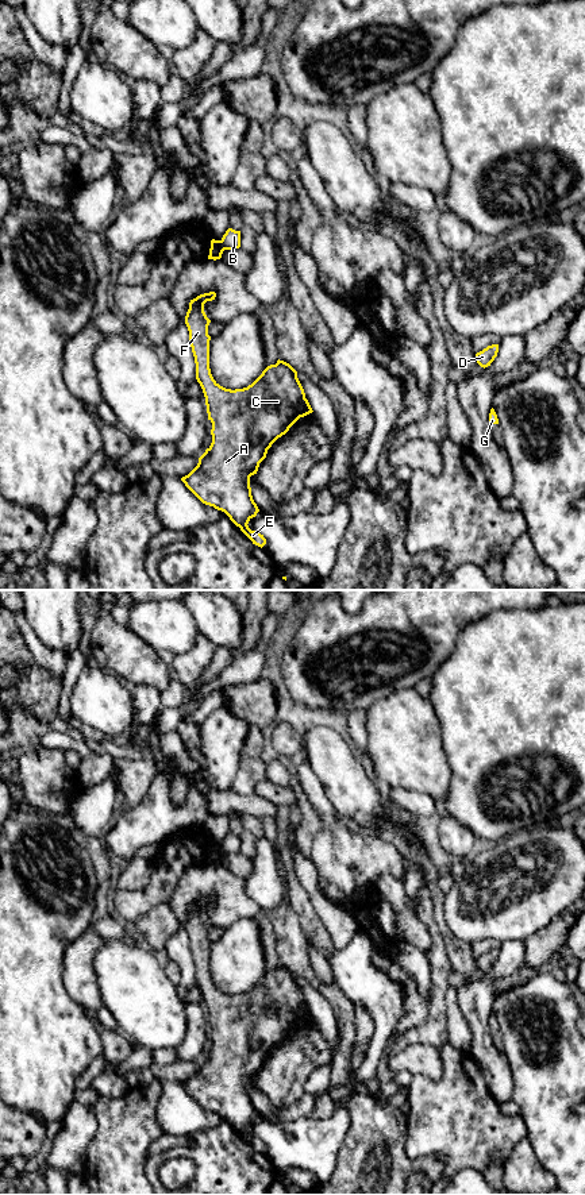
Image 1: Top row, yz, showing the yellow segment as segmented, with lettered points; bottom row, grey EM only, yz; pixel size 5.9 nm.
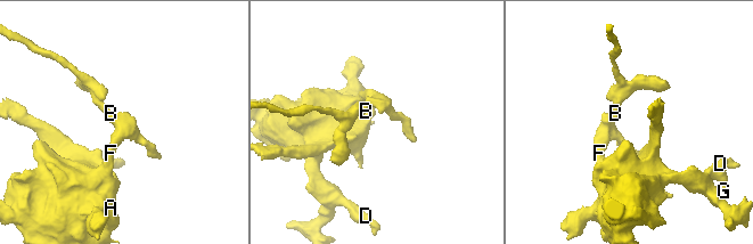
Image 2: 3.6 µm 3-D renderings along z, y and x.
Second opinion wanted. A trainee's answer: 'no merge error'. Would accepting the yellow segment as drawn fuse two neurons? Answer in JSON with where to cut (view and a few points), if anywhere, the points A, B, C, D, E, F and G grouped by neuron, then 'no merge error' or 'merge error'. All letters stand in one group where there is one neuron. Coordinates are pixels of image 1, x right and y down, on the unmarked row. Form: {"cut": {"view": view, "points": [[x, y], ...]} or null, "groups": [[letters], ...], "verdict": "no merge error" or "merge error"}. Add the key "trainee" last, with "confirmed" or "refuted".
{"cut": {"view": "yz", "points": [[219, 845], [223, 855]]}, "groups": [["A", "C", "D", "E", "F", "G"], ["B"]], "verdict": "merge error", "trainee": "refuted"}

